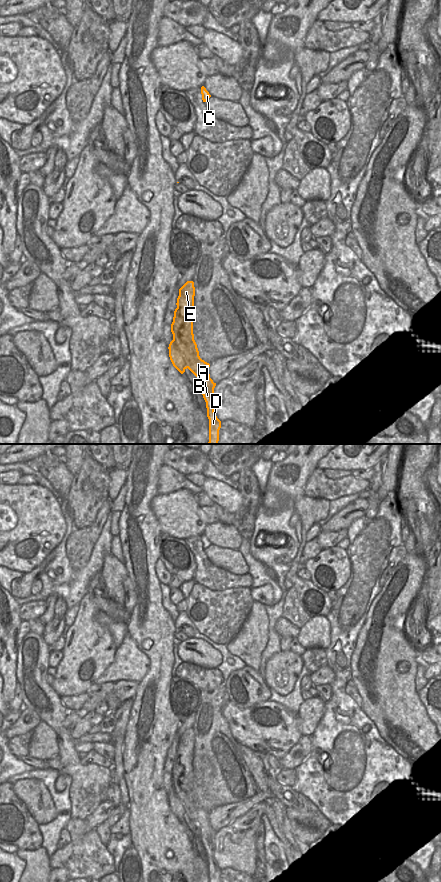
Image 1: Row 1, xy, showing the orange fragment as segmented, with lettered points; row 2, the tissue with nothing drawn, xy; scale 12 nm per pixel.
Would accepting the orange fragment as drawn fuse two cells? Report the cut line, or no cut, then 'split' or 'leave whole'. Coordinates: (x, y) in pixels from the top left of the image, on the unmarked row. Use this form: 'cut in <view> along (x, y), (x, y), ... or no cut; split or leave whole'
cut in xy along (176, 756), (183, 766), (181, 790), (178, 796), (187, 815); split

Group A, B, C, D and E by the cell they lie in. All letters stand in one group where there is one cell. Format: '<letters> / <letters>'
A B D E / C

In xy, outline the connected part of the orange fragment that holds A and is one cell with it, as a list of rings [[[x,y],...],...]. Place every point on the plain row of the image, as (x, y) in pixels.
[[[187,729],[179,737],[179,744],[177,746],[176,751],[177,757],[184,766],[181,778],[182,789],[178,793],[178,795],[181,798],[186,808],[187,816],[199,827],[199,836],[206,850],[207,865],[209,867],[209,882],[219,882],[219,878],[221,876],[221,869],[217,866],[214,860],[214,836],[216,834],[216,831],[214,831],[213,828],[210,826],[209,822],[210,812],[200,806],[197,792],[194,788],[194,782],[193,782],[194,744],[195,744],[194,730]]]

